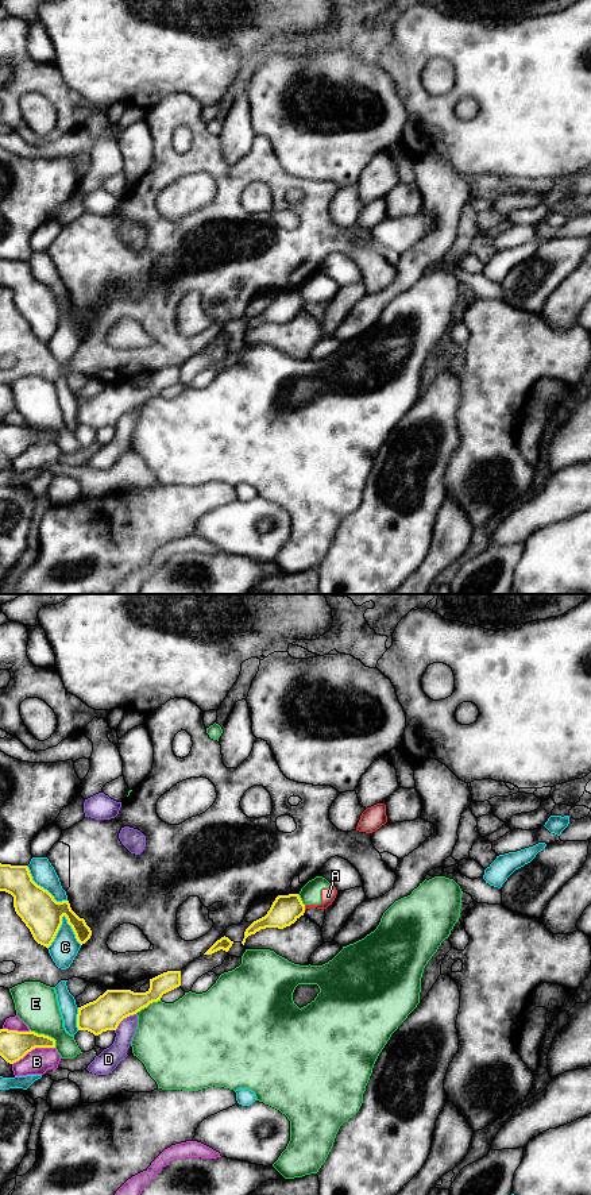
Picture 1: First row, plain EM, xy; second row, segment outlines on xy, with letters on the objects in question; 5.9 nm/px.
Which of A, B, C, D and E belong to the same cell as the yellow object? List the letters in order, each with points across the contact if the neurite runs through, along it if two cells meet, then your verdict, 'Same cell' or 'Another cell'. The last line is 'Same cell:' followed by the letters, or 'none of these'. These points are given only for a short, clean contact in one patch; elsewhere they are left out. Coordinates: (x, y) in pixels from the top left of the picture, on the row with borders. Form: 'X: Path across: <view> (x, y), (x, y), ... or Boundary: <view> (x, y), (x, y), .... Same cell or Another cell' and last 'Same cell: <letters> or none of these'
A: Boundary: xy (304, 905), (305, 909). Another cell
B: Another cell
C: Another cell
D: Another cell
E: Another cell
Same cell: none of these

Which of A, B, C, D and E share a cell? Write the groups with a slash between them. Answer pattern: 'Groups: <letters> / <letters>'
Groups: A E / B / C / D

